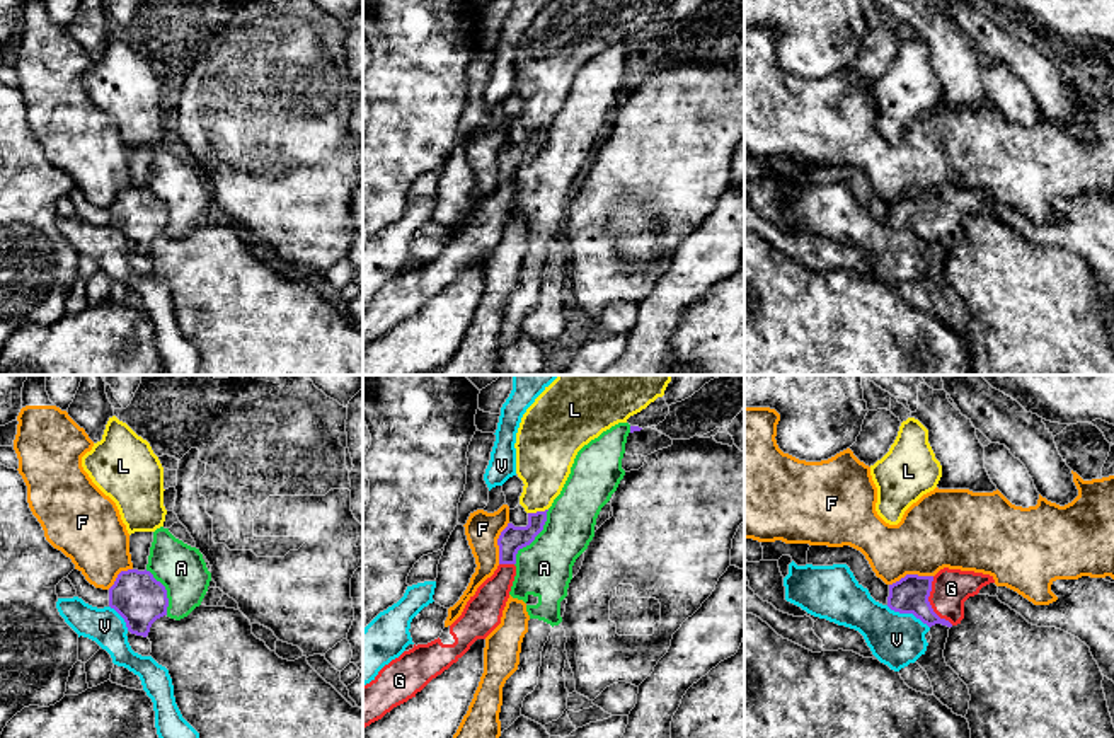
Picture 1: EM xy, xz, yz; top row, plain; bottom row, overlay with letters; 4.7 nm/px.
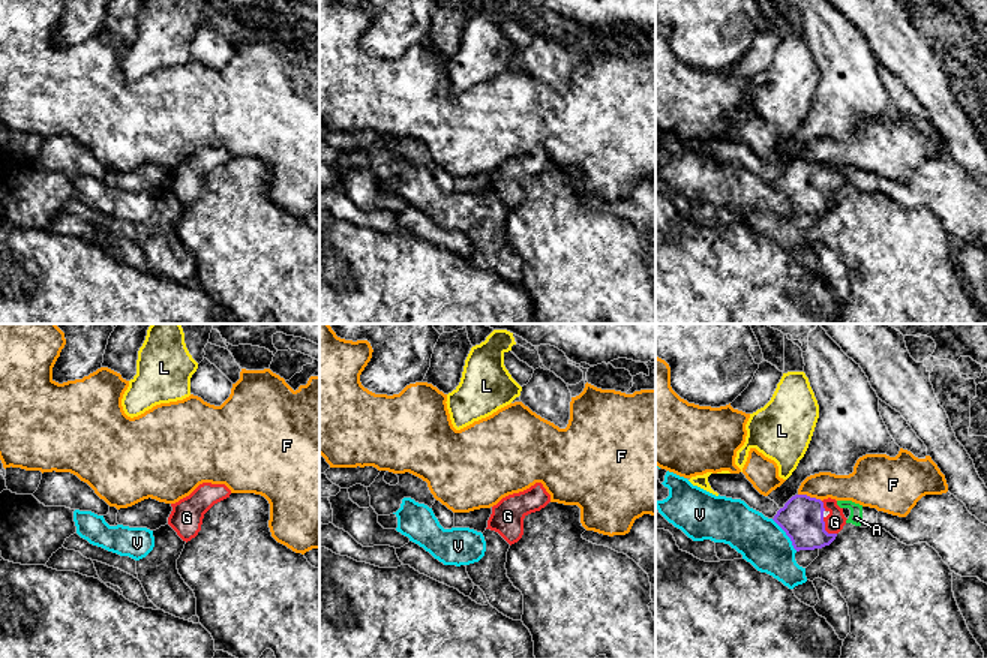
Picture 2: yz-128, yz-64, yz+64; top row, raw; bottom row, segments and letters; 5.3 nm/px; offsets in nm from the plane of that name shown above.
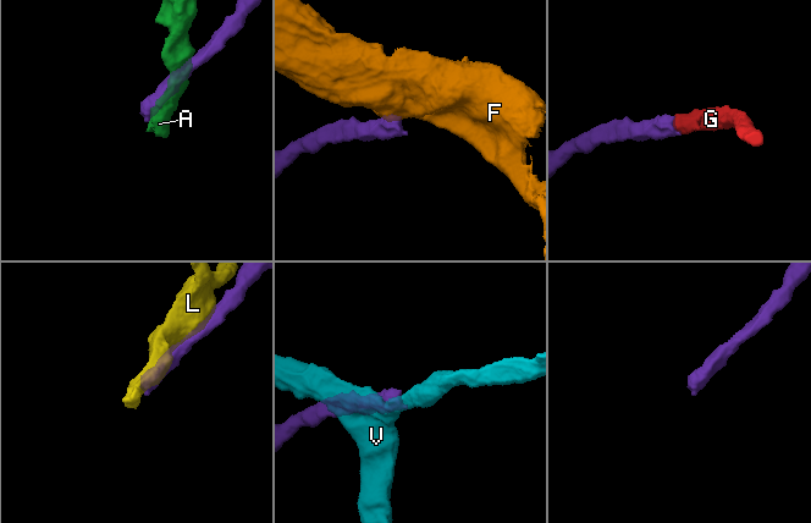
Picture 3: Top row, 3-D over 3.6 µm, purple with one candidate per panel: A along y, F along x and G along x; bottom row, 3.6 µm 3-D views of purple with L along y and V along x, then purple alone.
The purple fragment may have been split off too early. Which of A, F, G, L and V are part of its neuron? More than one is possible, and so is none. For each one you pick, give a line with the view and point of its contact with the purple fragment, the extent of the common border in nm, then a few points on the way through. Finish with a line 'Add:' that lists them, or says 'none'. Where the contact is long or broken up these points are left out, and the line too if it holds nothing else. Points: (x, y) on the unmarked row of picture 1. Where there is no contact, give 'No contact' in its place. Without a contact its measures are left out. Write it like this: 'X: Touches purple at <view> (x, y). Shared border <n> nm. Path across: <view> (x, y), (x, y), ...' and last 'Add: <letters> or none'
G: Touches purple at yz (929, 222). Shared border 260 nm. Path across: yz (910, 213), (920, 213), (929, 222), (951, 207)
Add: G

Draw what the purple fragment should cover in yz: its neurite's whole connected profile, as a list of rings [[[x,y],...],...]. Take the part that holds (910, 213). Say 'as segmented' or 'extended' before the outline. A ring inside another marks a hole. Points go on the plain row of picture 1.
extended; [[[949,186],[935,194],[906,193],[889,203],[887,225],[899,232],[913,232],[928,245],[952,245],[964,237],[964,220],[990,201],[995,201],[990,193]]]

